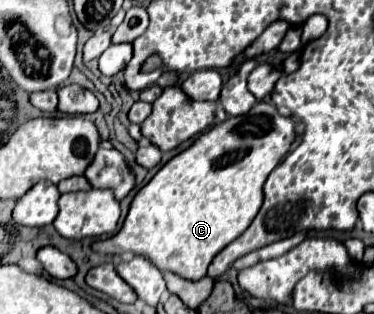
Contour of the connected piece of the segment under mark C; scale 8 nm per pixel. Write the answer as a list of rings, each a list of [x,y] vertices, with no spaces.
[[[258,101],[248,115],[228,117],[220,125],[214,125],[196,139],[192,147],[170,159],[152,181],[138,191],[122,229],[104,241],[92,245],[98,253],[134,253],[148,257],[160,271],[172,271],[184,279],[198,281],[206,275],[210,261],[236,237],[240,237],[262,205],[262,185],[268,173],[288,155],[290,145],[296,139],[296,121],[284,117],[270,101]]]

